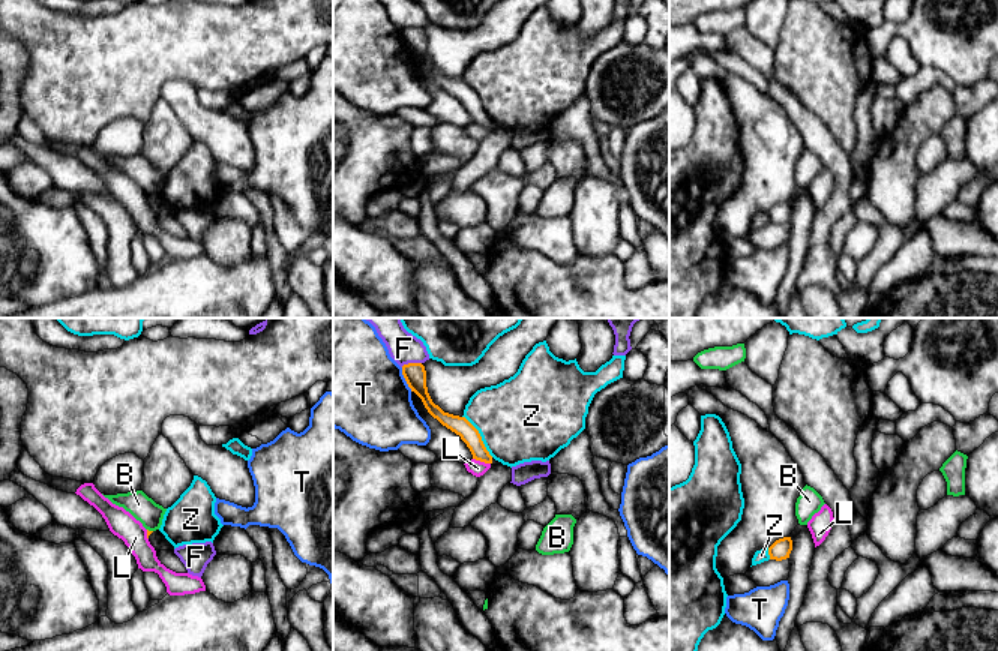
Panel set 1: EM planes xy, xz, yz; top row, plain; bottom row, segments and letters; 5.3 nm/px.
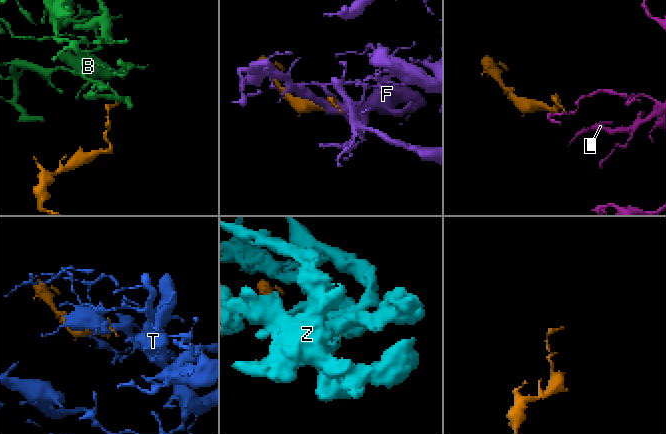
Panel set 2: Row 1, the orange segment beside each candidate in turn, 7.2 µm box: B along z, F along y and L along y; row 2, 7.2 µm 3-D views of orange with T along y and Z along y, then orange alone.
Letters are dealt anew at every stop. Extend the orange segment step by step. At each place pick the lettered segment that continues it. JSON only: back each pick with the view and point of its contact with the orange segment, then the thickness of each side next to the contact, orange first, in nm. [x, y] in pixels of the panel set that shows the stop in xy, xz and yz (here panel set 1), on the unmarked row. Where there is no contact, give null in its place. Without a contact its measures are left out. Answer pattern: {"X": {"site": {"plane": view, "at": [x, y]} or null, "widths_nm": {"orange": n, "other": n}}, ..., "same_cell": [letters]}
{"same_cell": []}

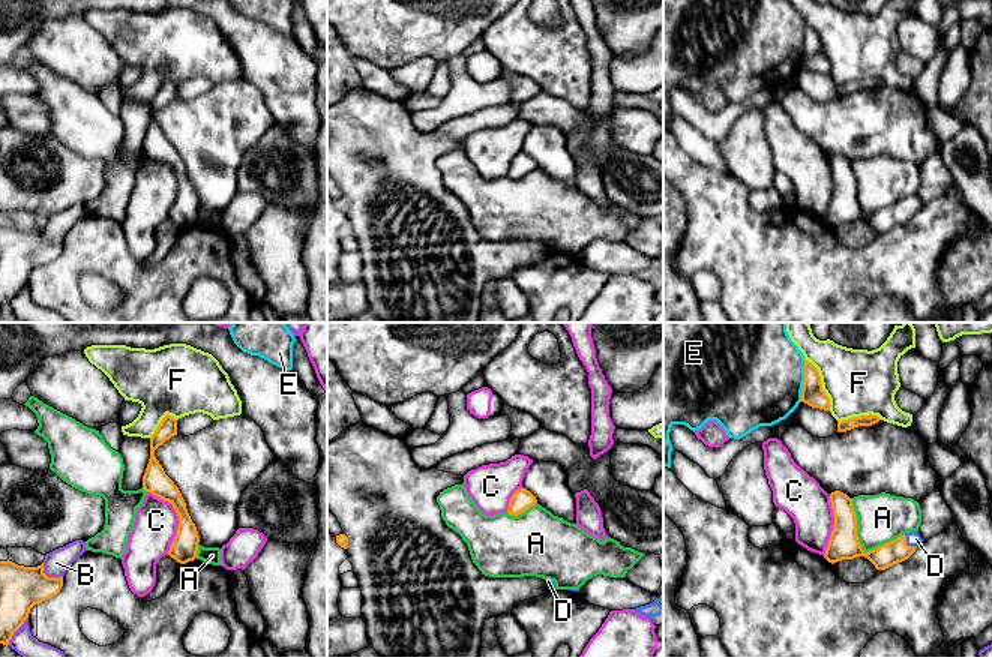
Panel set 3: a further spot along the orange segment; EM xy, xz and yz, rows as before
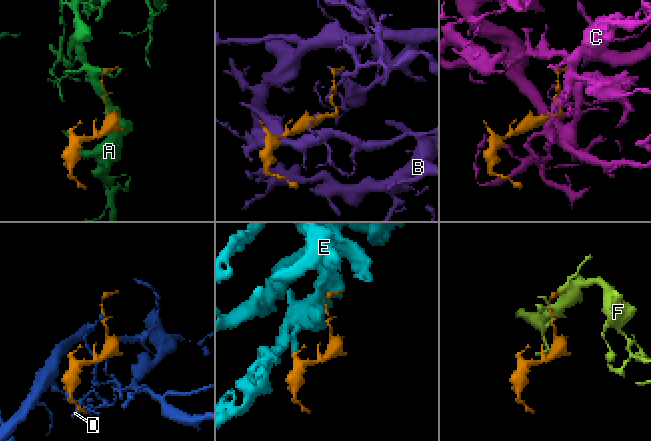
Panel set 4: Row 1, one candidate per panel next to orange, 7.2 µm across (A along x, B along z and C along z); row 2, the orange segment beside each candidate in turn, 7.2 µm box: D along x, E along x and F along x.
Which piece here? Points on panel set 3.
{"D": {"site": {"plane": "yz", "at": [905, 207]}, "widths_nm": {"orange": 130, "other": 80}}, "same_cell": ["D"]}

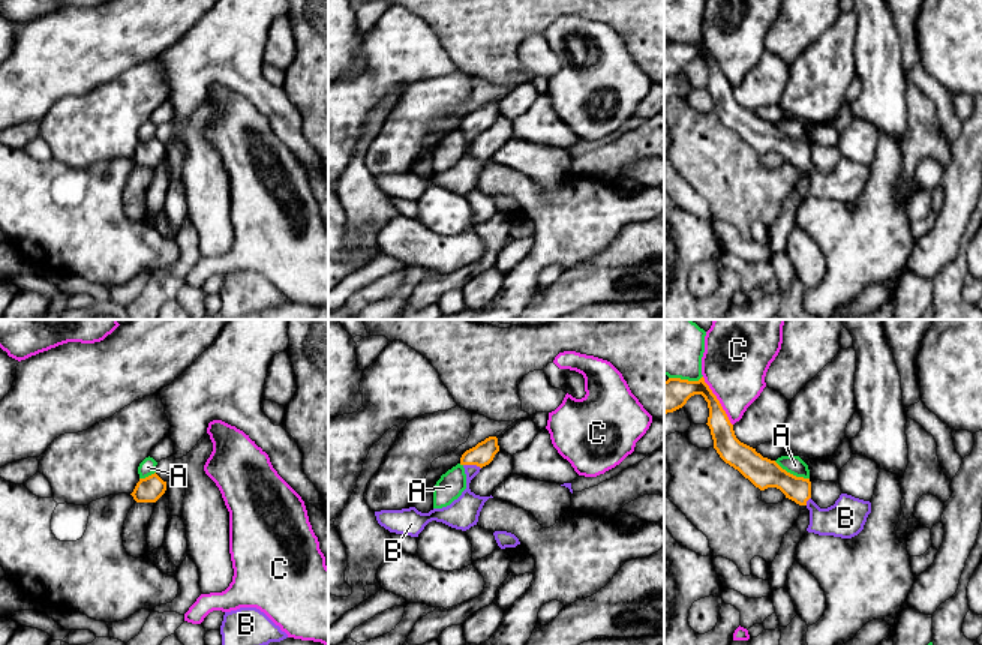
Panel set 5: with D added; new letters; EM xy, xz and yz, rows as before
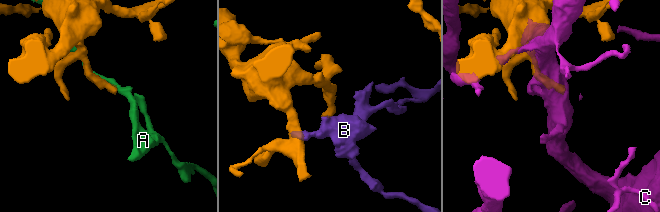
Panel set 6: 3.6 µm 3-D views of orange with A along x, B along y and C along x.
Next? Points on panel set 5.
{"B": {"site": {"plane": "xz", "at": [473, 128]}, "widths_nm": {"orange": 120, "other": 150}}, "same_cell": ["B"]}

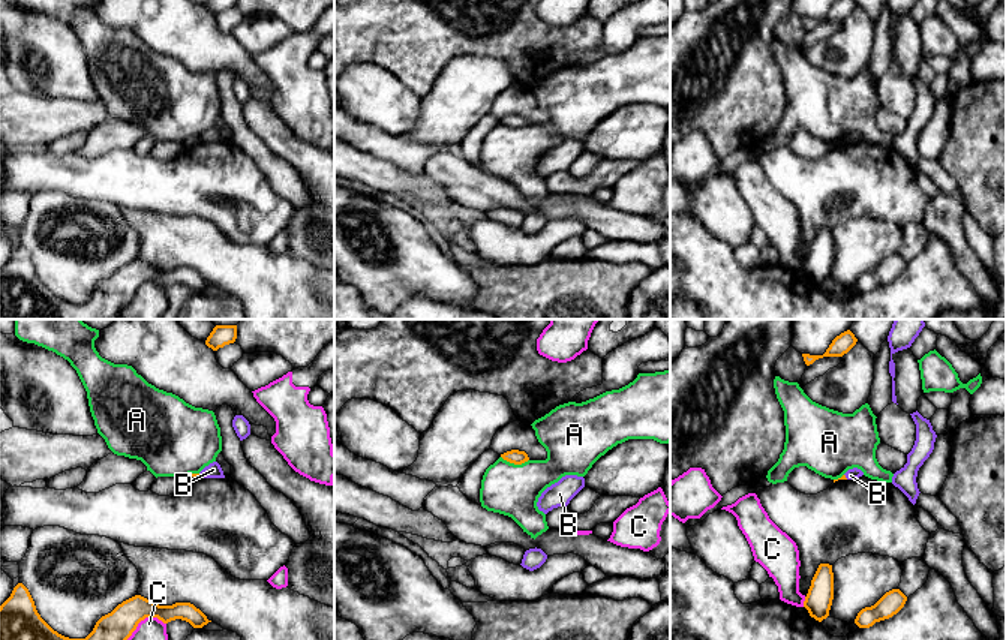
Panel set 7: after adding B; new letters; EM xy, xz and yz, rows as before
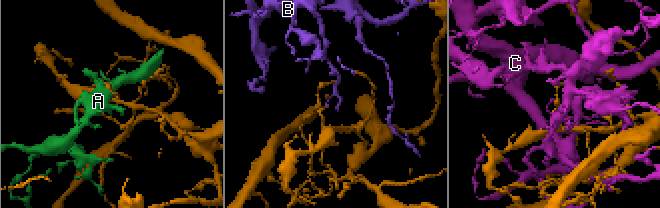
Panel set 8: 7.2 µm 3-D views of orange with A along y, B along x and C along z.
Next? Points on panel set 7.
{"same_cell": []}

